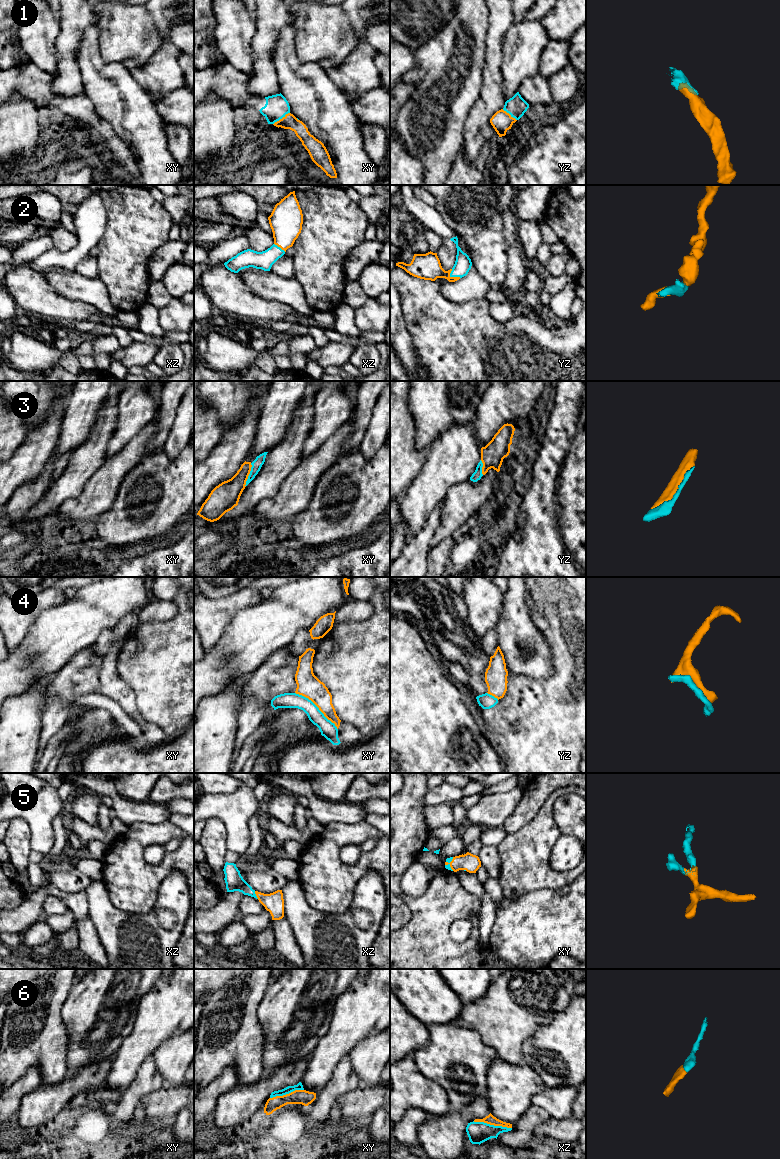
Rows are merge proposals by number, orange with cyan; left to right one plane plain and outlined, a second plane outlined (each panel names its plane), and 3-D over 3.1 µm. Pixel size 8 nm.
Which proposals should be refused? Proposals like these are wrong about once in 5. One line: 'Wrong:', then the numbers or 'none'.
Wrong: 4

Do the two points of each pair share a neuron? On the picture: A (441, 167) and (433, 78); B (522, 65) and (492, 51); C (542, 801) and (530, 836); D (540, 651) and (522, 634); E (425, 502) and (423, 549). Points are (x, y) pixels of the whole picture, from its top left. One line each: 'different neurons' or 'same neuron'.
A: same neuron
B: different neurons
C: same neuron
D: same neuron
E: different neurons

